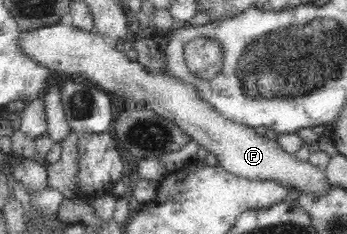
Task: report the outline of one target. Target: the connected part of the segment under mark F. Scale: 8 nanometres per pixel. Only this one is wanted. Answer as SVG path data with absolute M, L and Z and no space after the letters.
M64 20L34 31L22 31L16 43L24 55L30 56L50 71L86 75L98 88L126 97L135 101L137 108L149 109L156 115L173 121L192 140L197 141L200 147L204 147L207 153L213 153L217 165L230 173L246 178L271 178L291 186L291 189L298 189L303 195L312 195L314 199L331 187L322 168L308 161L298 160L295 154L286 153L276 140L258 135L254 128L221 116L210 104L198 98L194 86L166 74L150 73L139 62L130 61L125 52L118 51L103 36L79 30Z

